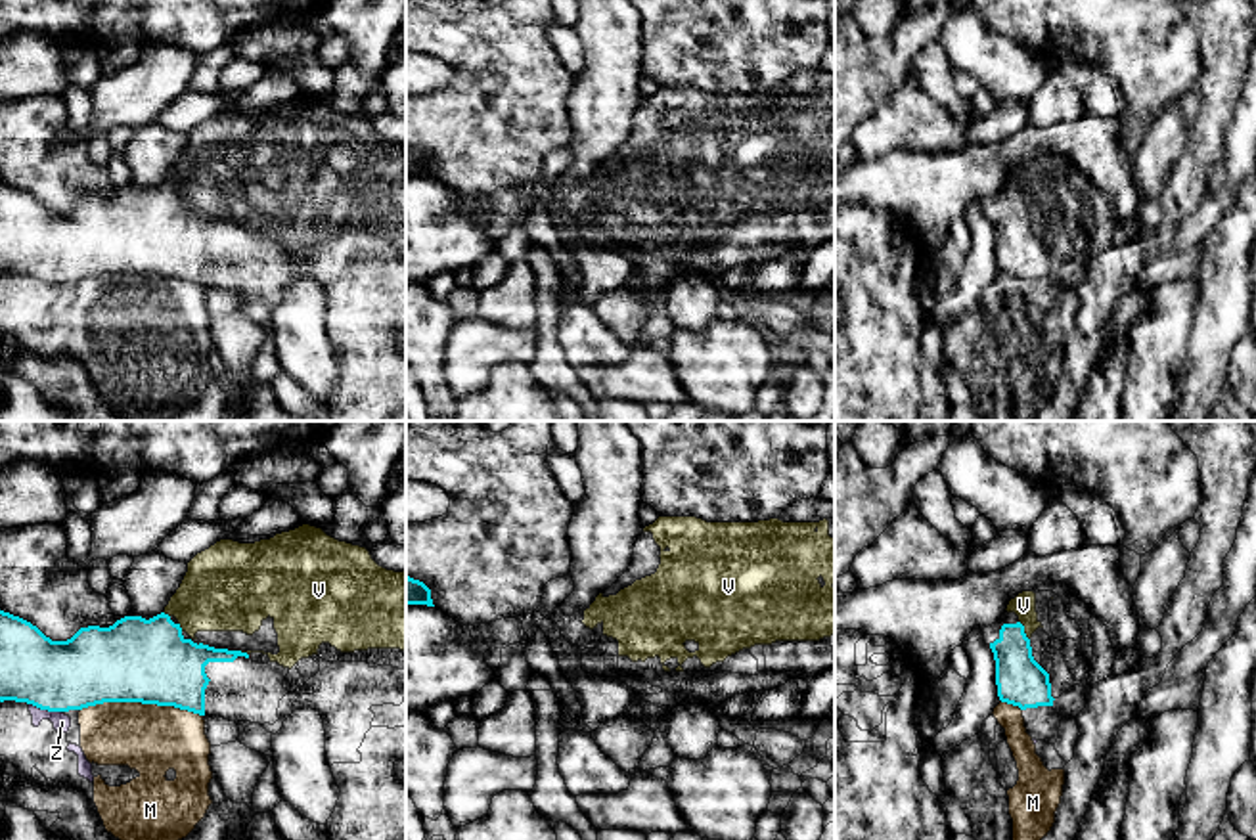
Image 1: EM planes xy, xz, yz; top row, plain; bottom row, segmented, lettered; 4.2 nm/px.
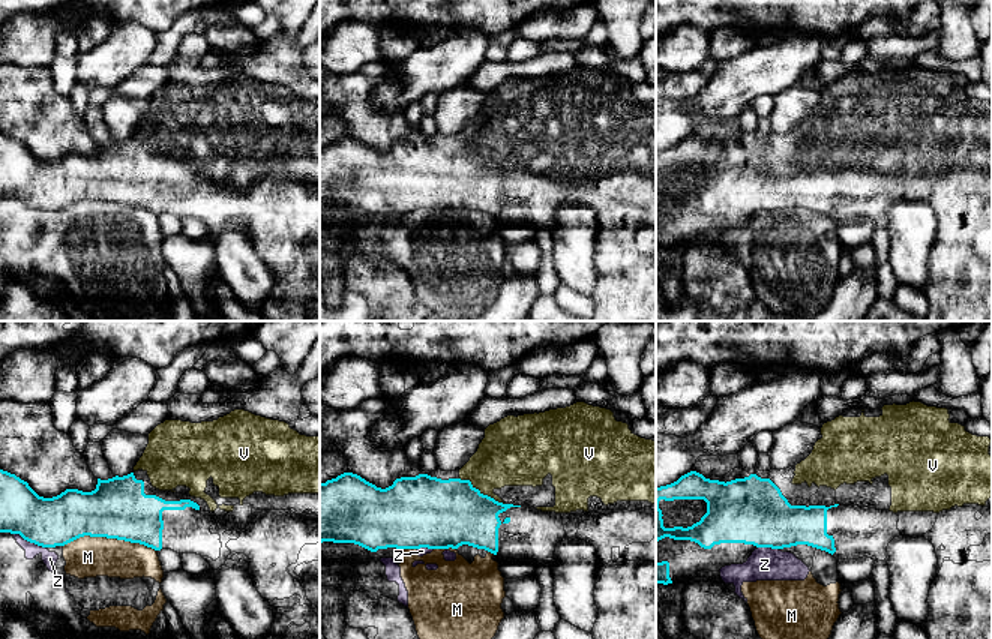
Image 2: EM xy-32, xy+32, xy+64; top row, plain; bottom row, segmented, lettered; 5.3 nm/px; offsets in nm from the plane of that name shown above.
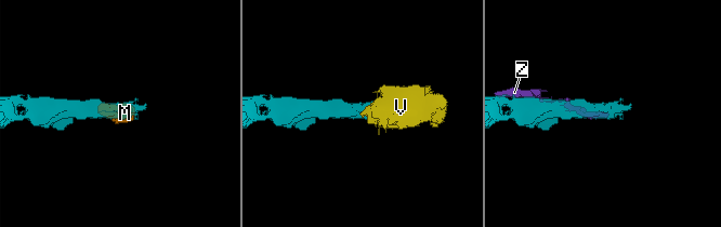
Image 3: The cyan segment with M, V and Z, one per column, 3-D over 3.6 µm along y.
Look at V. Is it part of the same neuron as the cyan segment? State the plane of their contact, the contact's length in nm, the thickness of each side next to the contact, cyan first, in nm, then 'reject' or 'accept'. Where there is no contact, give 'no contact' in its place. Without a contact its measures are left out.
yz | 100 nm | 200/100 nm | accept

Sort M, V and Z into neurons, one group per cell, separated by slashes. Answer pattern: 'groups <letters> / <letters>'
groups M Z / V

